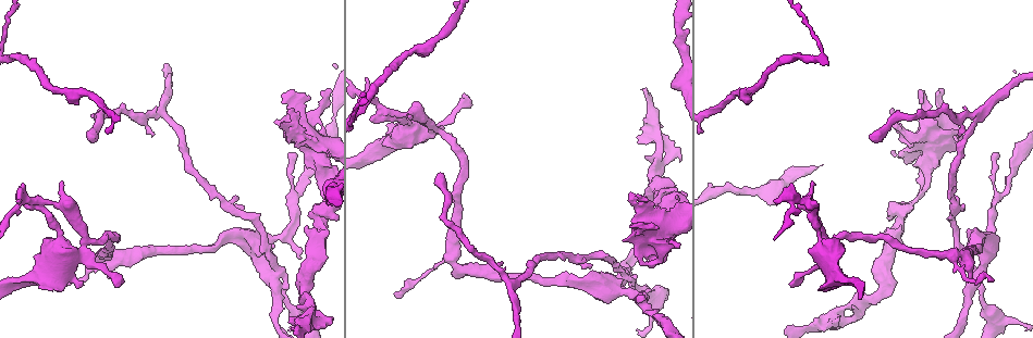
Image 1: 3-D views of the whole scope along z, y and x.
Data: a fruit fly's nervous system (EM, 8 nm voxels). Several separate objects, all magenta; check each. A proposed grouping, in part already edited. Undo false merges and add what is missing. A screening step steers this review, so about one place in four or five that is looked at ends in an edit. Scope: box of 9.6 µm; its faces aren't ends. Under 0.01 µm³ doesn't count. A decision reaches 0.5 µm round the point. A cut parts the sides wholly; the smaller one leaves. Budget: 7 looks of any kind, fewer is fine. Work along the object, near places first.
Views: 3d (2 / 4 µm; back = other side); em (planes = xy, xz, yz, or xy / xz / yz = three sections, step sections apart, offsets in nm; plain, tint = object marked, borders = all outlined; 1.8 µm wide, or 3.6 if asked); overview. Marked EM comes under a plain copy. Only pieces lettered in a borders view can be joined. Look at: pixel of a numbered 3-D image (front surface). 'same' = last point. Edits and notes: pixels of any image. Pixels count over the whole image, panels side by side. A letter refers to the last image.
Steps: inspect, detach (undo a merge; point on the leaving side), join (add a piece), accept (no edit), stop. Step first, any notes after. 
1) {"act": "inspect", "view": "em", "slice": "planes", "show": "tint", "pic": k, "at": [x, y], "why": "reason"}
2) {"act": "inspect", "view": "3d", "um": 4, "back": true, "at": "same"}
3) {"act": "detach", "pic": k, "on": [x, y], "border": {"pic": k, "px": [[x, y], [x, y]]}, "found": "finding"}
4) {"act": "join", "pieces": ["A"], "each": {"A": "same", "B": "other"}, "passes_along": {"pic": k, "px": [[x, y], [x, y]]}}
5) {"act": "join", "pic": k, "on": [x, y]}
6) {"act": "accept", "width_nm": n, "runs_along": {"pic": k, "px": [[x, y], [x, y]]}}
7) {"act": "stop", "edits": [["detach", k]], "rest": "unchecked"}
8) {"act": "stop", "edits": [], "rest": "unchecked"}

{"act": "inspect", "view": "em", "um": 3.6, "slice": "planes", "show": "borders", "pic": 1, "at": [270, 274], "why": "two arms at a narrow angle"}

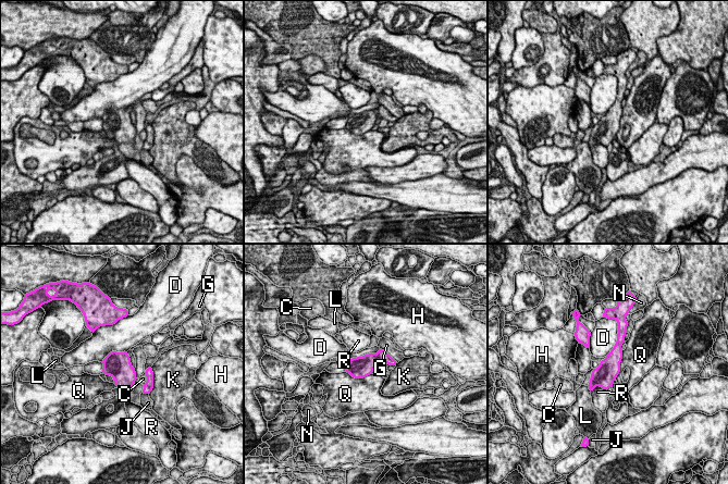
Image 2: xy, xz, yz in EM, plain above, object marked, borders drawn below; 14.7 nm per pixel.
{"act": "detach", "pic": 2, "on": [382, 356], "each": {"C": "other", "D": "other", "G": "other", "H": "other", "J": "other", "K": "other", "L": "other", "N": "other", "Q": "other", "R": "other"}, "border": {"pic": 2, "px": [[375, 356], [378, 359]]}, "found": "two cells meet here"}

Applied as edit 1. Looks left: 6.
{"act": "inspect", "view": "overview"}

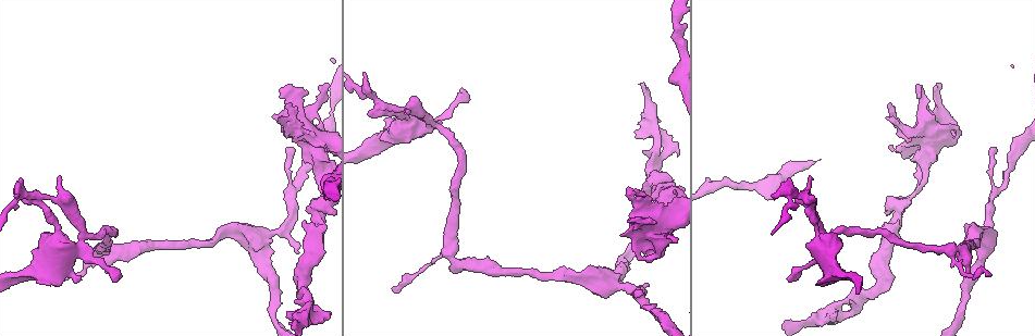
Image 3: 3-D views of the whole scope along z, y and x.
{"act": "inspect", "view": "em", "slice": "xy", "step": 8, "show": "borders", "pic": 3, "at": [288, 106], "why": "free end"}

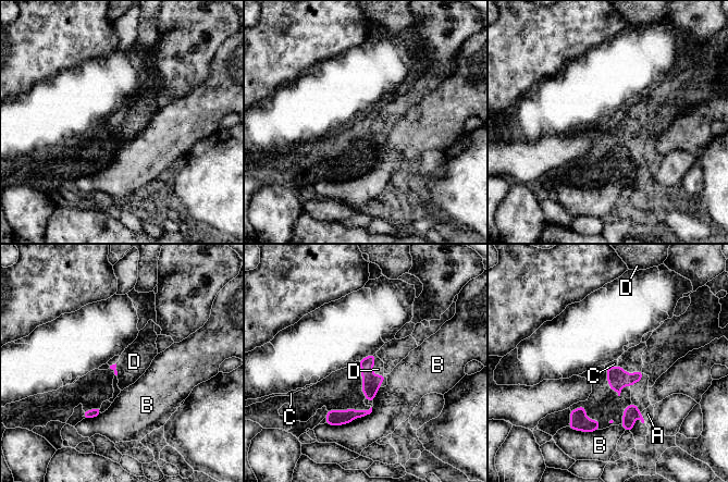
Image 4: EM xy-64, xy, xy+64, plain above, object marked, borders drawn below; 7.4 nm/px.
{"act": "inspect", "view": "em", "slice": "planes", "show": "borders", "at": "same", "why": "cut it another way"}

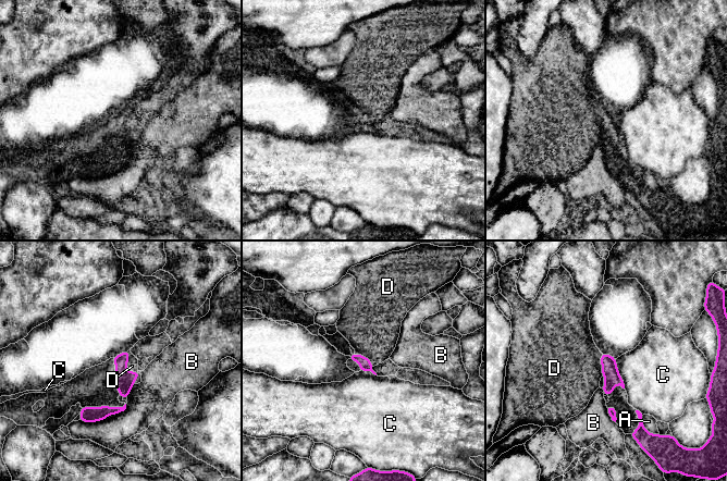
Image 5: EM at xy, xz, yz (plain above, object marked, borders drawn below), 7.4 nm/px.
{"act": "accept", "each": {"A": "other", "B": "other", "C": "other", "D": "other"}, "border": {"pic": 5, "px": [[127, 350], [126, 368], [137, 371]]}, "found": "no lettered piece goes on from it"}

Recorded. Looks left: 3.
{"act": "inspect", "view": "3d", "um": 4, "pic": 3, "at": [950, 250], "why": "thin arm on a thick one"}

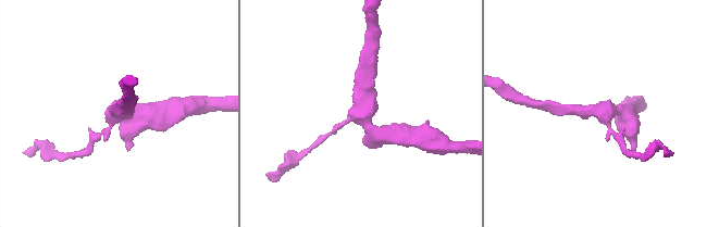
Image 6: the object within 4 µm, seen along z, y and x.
{"act": "inspect", "view": "em", "slice": "planes", "show": "borders", "pic": 6, "at": [607, 111], "arms": 4}

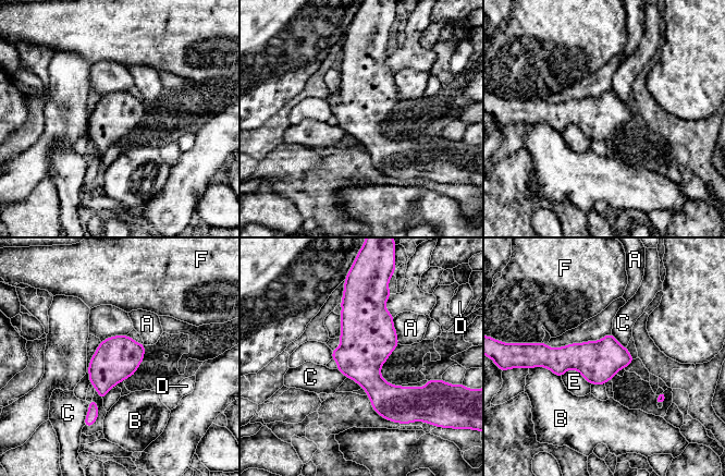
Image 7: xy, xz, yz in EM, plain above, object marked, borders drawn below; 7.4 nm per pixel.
{"act": "accept", "each": {"A": "other", "B": "other", "C": "other", "D": "other", "E": "other", "F": "other"}, "border": {"pic": 7, "px": [[88, 402], [88, 411], [83, 425]]}, "found": "all the same cell"}

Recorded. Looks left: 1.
{"act": "stop", "edits": [["detach", 2]], "rest": "unchecked"}

